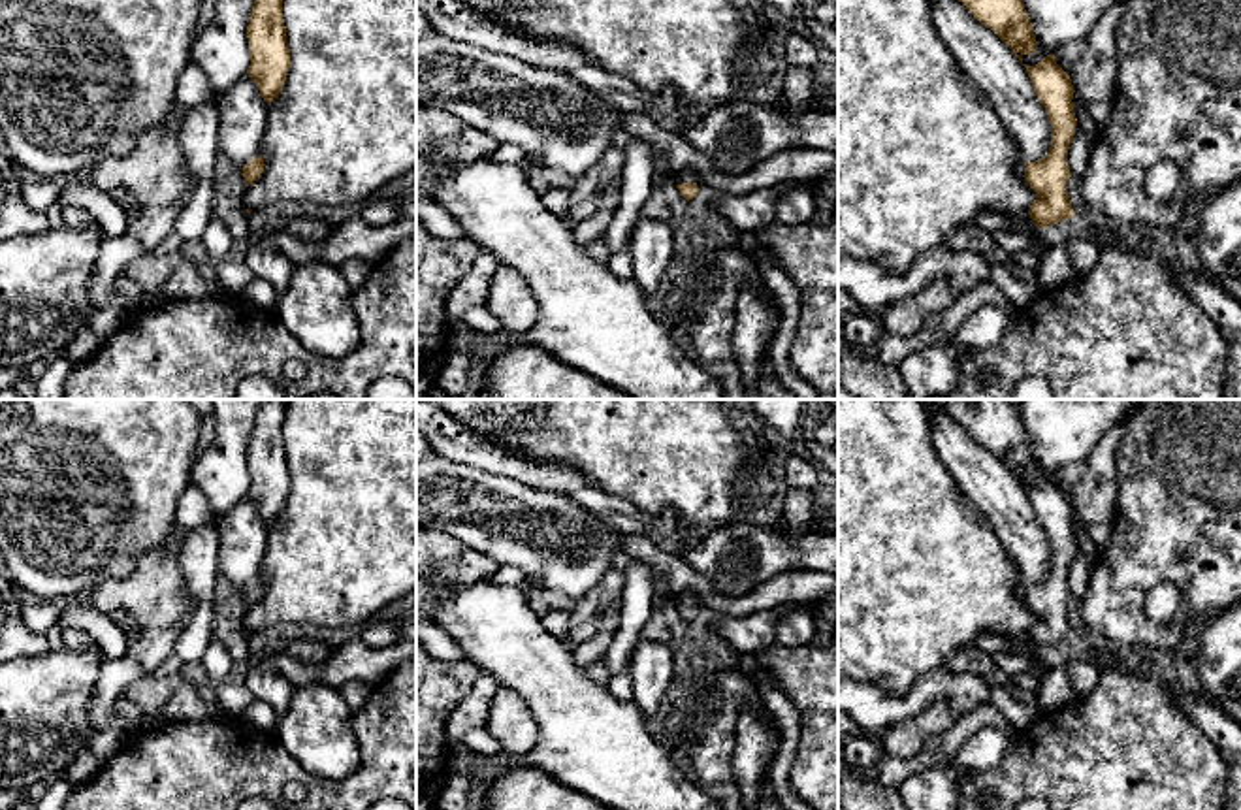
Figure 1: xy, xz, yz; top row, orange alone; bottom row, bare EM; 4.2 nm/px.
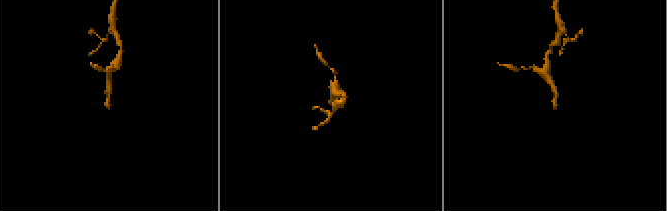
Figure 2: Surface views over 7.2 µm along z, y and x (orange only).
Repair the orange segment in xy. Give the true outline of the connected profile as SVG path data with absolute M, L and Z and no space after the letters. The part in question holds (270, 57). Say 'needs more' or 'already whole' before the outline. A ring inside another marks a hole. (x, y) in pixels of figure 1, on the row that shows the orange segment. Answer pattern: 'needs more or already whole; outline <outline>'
already whole; outline M254 0L247 40L250 55L247 73L269 105L279 98L290 68L282 0Z

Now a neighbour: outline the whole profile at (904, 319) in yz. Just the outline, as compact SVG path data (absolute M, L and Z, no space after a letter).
M936 279L915 296L887 307L881 316L881 332L896 337L911 337L955 300L957 294L951 284L945 279Z

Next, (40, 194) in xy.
M26 177L21 185L23 200L36 213L47 213L56 202L60 186L53 179Z

